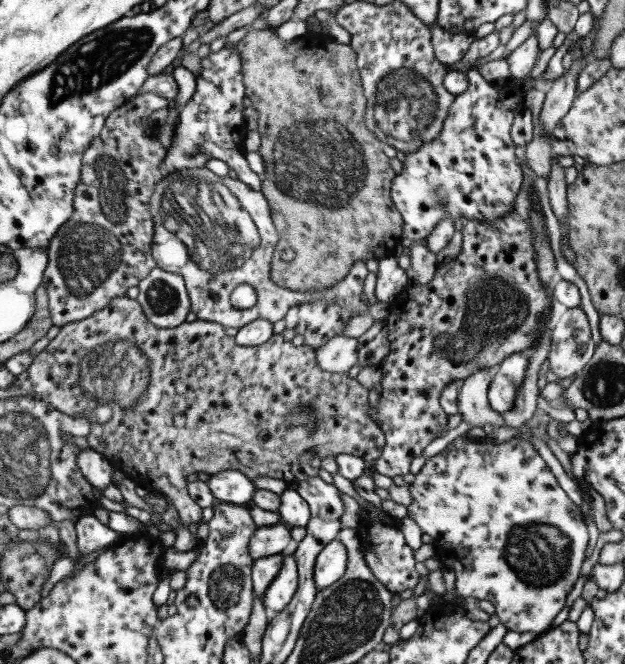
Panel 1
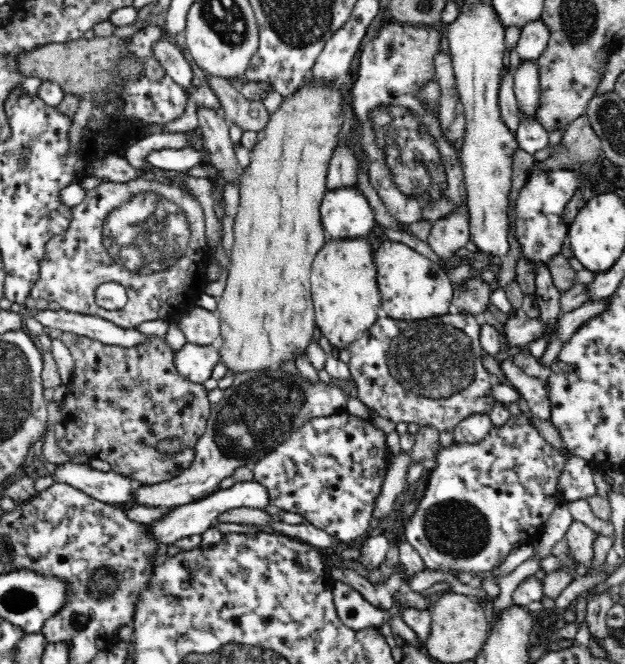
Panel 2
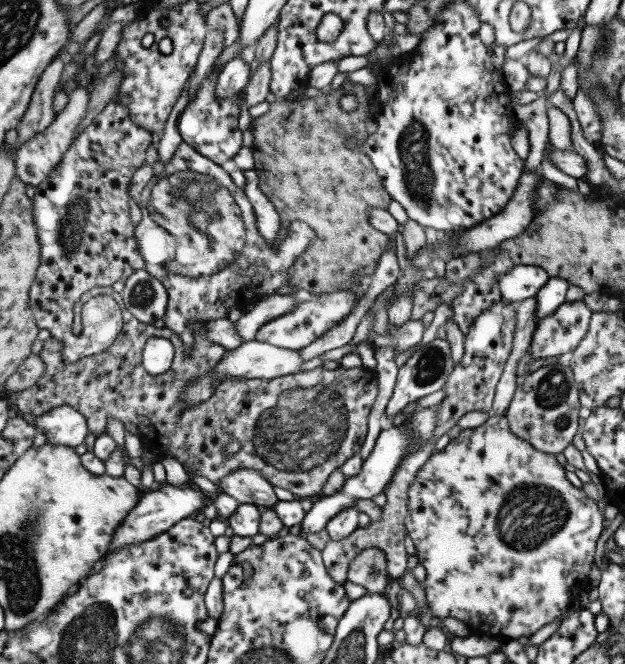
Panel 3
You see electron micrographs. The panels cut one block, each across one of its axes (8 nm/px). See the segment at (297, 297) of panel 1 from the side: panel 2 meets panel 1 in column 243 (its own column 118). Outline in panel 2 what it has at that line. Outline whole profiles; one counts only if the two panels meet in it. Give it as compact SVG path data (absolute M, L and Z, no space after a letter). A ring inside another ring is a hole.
M146 174L143 177L129 180L128 182L106 181L89 190L85 197L71 209L73 218L72 221L70 221L70 227L64 233L54 236L46 244L45 260L41 262L40 277L37 279L37 282L34 284L31 291L34 302L37 299L47 300L48 303L56 302L56 304L60 304L62 309L68 312L75 312L76 314L82 315L87 314L88 316L99 316L116 326L133 328L142 324L142 322L148 322L148 320L170 321L177 316L180 317L196 305L201 294L205 294L205 270L210 262L210 259L208 258L209 247L205 234L205 215L202 210L202 205L200 205L200 201L196 199L188 188L180 189L180 187L176 187L172 185L172 183L164 183L160 178L152 179L152 174ZM108 282L116 282L126 289L128 303L122 309L106 310L96 304L94 300L96 289L101 284Z

